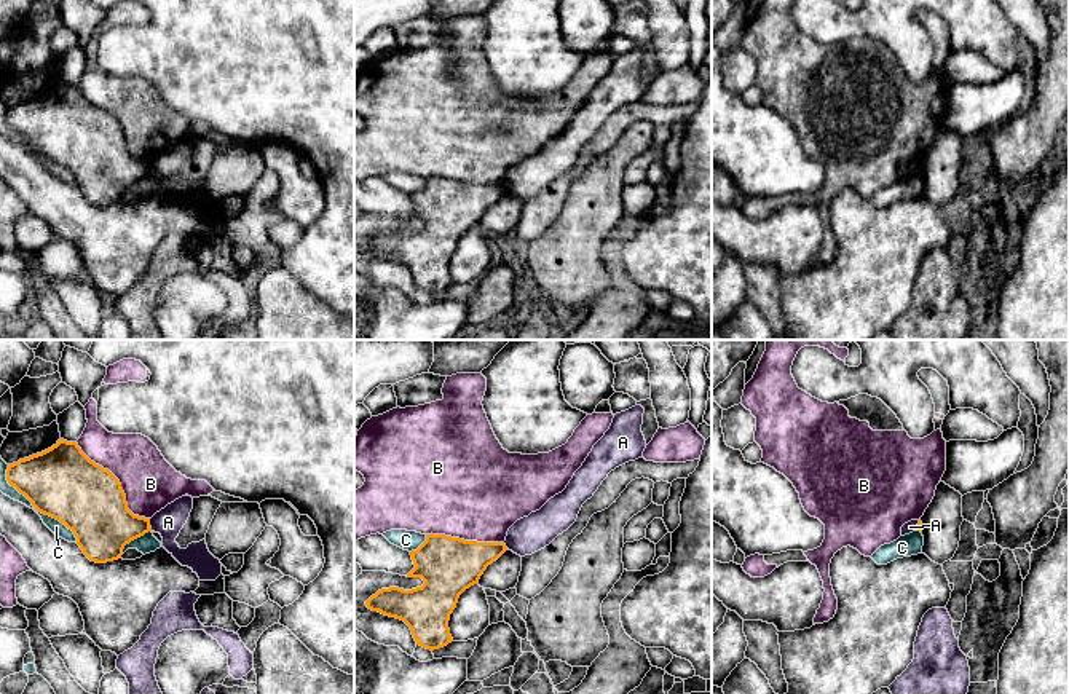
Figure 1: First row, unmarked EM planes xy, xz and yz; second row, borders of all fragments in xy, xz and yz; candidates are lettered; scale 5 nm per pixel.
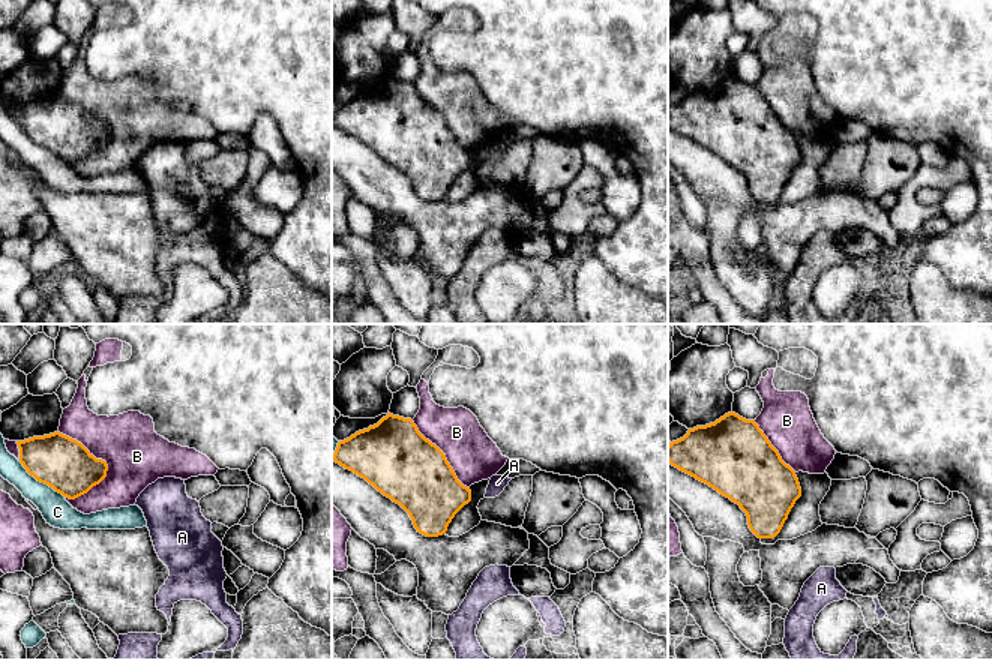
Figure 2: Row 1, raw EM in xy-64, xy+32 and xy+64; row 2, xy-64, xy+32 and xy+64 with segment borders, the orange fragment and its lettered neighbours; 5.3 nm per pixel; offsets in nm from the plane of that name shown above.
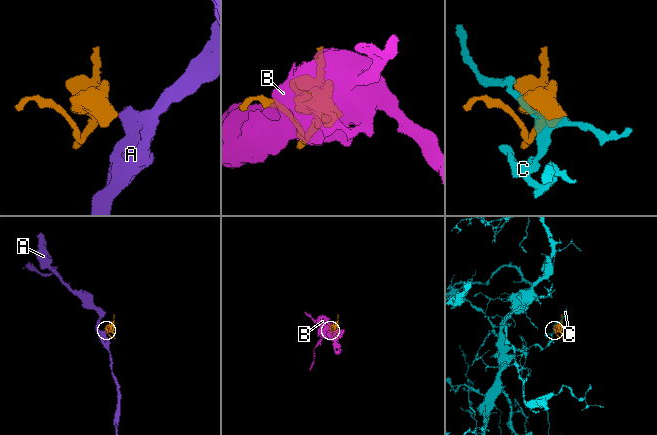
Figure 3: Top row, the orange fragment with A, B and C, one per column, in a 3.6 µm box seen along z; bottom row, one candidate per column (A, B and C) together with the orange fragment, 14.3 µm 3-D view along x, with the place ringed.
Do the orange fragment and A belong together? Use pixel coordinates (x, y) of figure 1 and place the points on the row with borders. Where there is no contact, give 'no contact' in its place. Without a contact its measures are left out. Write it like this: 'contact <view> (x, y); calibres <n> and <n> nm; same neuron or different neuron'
contact xy (149, 525); calibres 300 and 150 nm; different neuron

